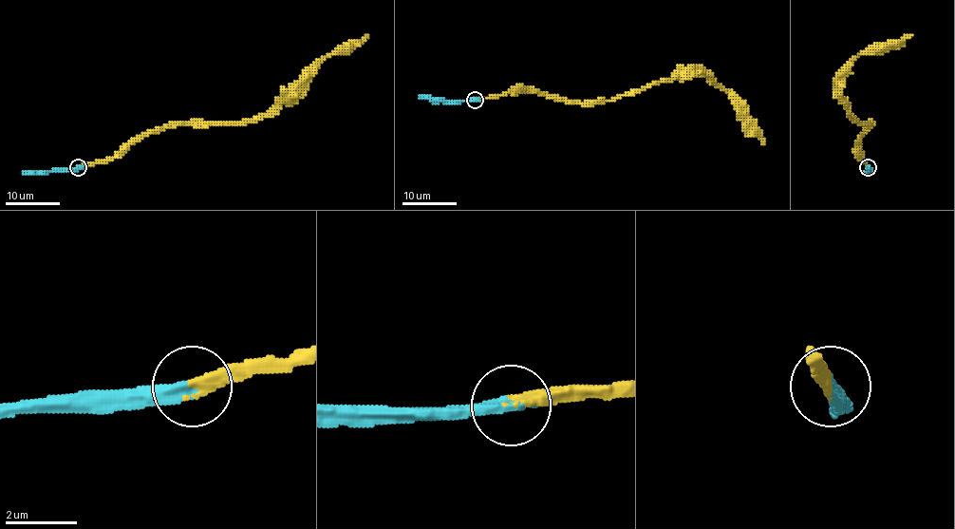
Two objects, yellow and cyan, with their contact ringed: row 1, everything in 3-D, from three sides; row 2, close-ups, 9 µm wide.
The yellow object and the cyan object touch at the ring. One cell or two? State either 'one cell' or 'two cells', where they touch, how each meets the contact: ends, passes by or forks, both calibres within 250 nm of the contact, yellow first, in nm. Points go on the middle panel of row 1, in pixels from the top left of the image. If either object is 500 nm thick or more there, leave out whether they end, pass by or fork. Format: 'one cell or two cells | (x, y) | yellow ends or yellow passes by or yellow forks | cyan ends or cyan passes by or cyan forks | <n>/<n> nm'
one cell | (475, 100) | yellow ends | cyan ends | 360/440 nm

